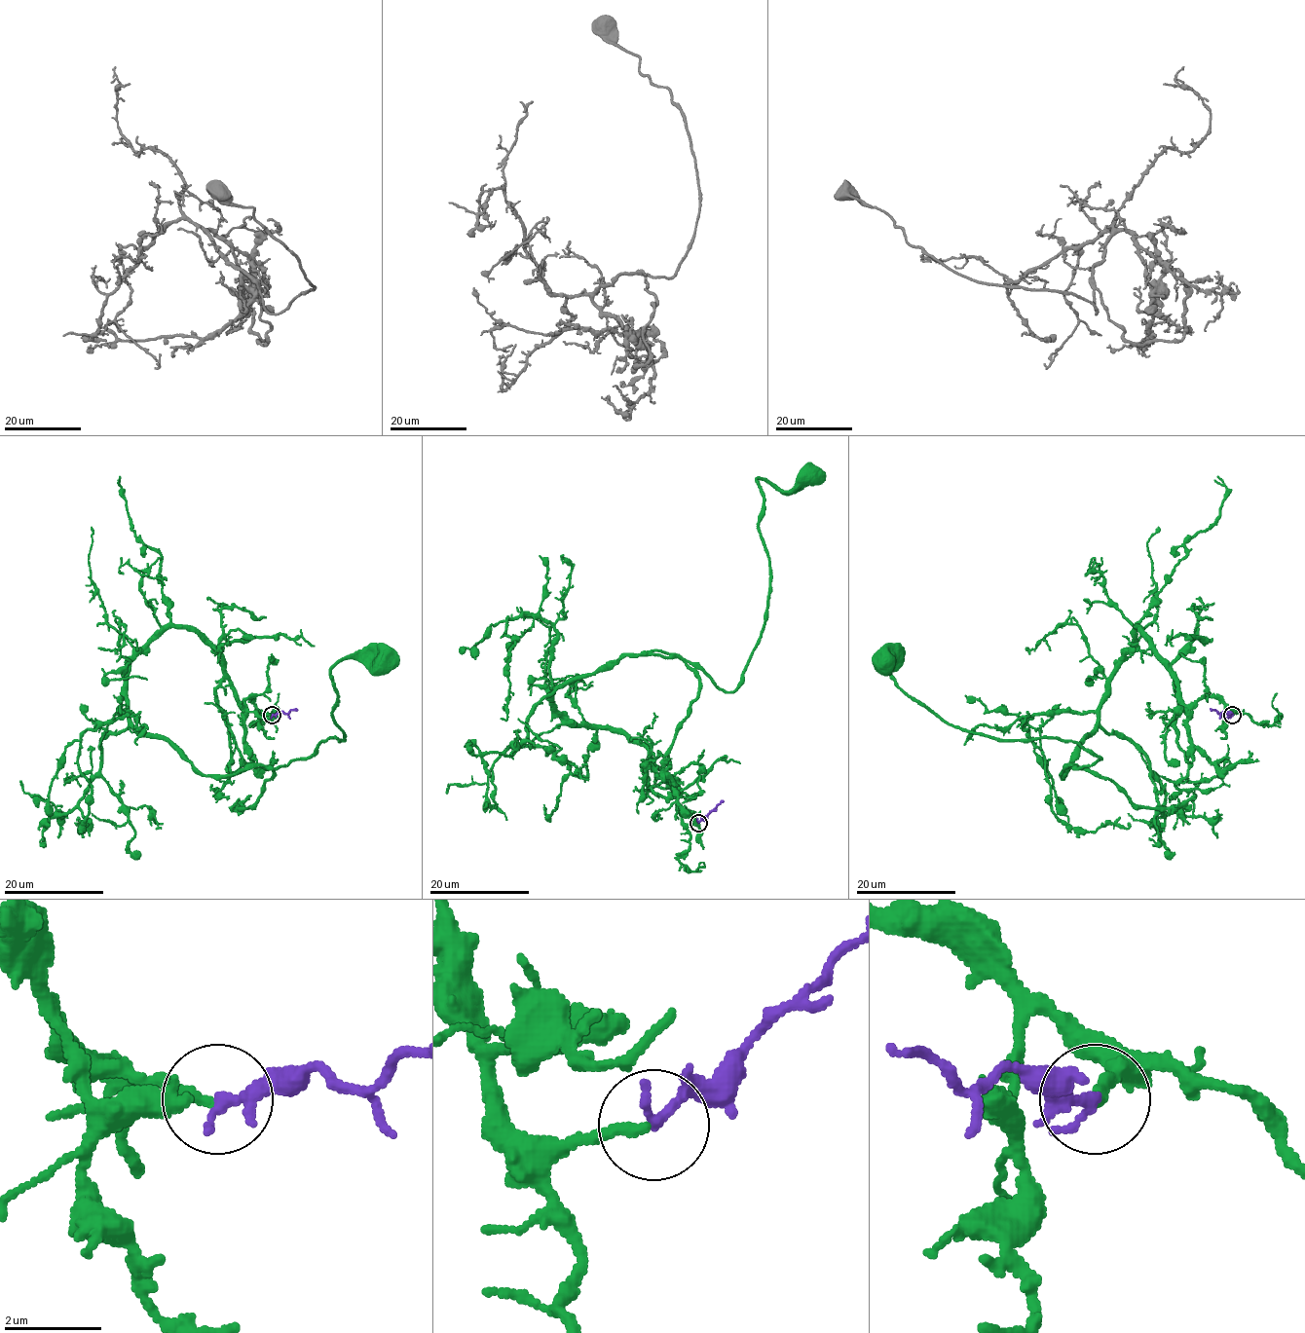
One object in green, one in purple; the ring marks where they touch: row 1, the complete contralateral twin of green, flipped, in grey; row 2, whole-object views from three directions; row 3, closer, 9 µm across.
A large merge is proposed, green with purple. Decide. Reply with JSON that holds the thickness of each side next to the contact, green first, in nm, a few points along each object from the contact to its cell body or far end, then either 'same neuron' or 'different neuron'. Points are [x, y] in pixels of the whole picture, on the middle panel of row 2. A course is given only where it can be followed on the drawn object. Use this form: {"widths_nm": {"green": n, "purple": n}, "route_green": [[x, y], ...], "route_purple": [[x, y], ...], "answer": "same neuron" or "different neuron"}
{"widths_nm": {"green": 240, "purple": 190}, "route_green": [[697, 823], [644, 745], [576, 725], [552, 691], [659, 654], [732, 691], [767, 602], [757, 480], [813, 475]], "route_purple": [[697, 823], [723, 800]], "answer": "same neuron"}

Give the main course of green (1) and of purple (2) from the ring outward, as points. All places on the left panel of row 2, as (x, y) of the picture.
1: (272, 715), (185, 628), (130, 662), (129, 720), (233, 776), (342, 740), (330, 670), (387, 665)
2: (272, 715), (281, 711), (288, 714), (297, 709)

